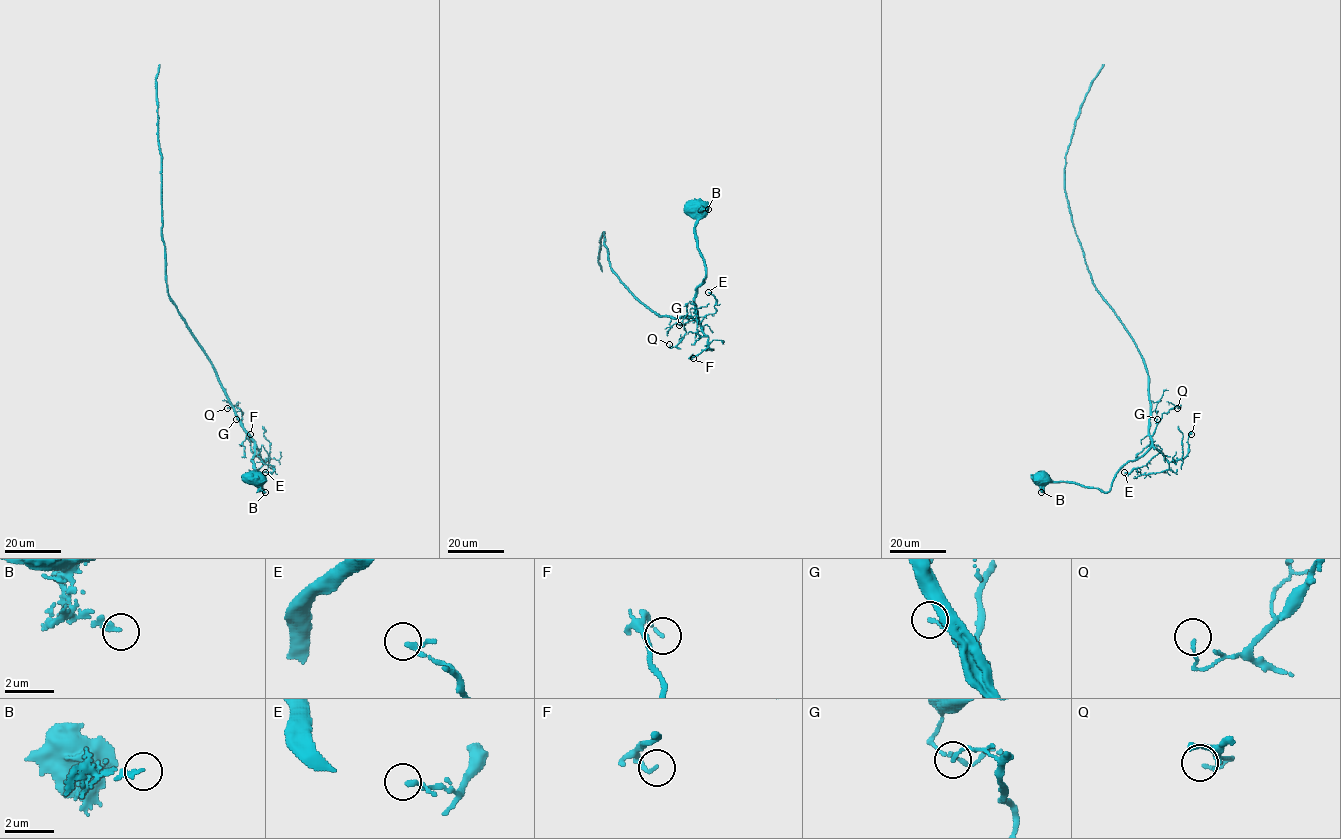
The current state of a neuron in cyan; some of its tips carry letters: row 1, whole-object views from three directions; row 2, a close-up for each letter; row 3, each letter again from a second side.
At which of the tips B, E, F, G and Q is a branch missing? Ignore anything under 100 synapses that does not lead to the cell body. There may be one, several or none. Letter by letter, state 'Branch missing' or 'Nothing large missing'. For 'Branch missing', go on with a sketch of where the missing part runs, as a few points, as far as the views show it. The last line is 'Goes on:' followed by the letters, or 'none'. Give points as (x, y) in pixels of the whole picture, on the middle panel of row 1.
B: Nothing large missing
E: Nothing large missing
F: Nothing large missing
G: Nothing large missing
Q: Nothing large missing
Goes on: none

